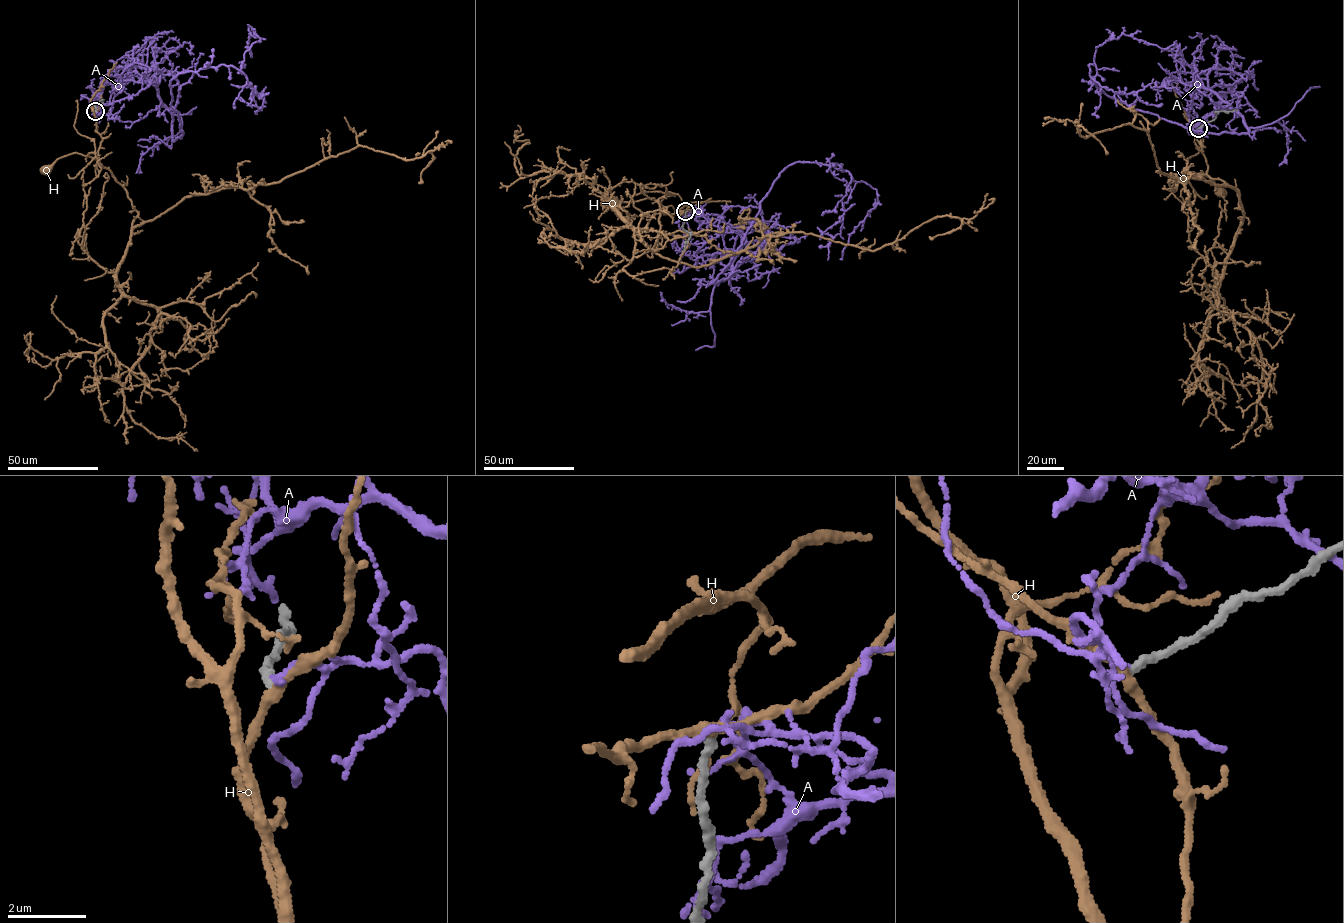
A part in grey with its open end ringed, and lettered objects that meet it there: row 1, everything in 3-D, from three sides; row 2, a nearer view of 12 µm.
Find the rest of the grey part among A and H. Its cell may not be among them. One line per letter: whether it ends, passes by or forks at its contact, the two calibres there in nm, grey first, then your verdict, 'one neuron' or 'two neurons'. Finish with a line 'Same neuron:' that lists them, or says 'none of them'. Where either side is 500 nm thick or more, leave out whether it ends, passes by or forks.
A: it ends there; 240 nm thick on the grey side, 130 nm on the other; two neurons
H: it passes by; 240 nm thick on the grey side, 240 nm on the other; two neurons
Same neuron: none of them

